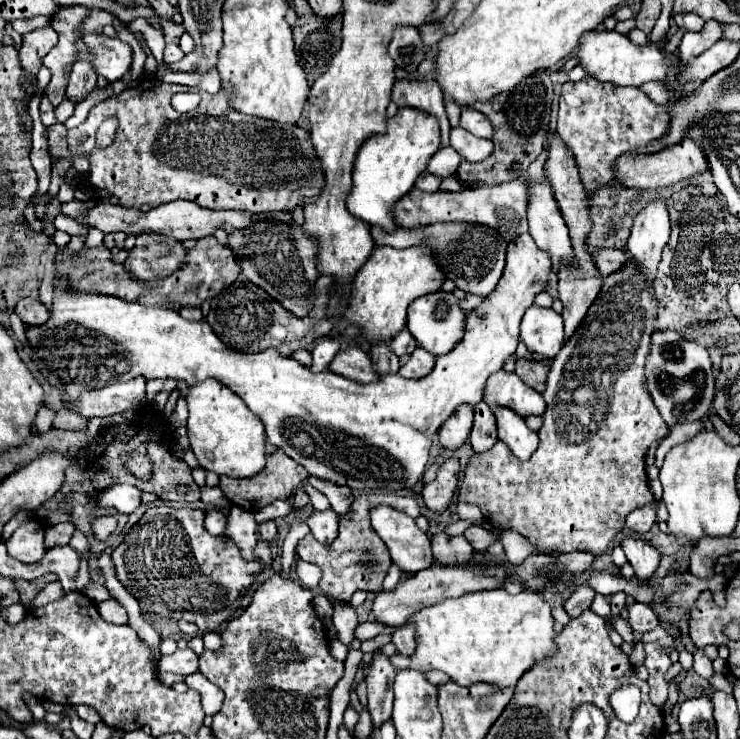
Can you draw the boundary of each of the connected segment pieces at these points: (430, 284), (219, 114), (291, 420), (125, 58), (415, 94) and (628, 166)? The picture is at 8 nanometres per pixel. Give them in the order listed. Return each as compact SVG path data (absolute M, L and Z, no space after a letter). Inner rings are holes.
M425 241L407 249L373 249L371 257L355 275L349 307L343 317L343 323L357 323L363 329L365 341L361 343L361 347L365 351L369 351L369 345L373 341L389 341L405 327L405 315L411 301L441 289L441 285L445 283L445 273L437 265L439 261L435 257L435 247L427 245Z
M147 79L139 87L125 89L117 97L113 95L97 103L89 111L89 117L83 123L83 131L87 133L87 139L83 141L83 151L91 155L91 167L87 173L87 177L91 177L89 189L109 191L113 197L119 199L121 207L141 209L143 205L161 205L177 199L189 199L205 209L237 209L249 213L281 209L293 211L297 203L305 205L307 201L311 201L311 195L319 193L319 189L323 189L325 185L319 159L309 141L309 133L297 125L259 119L231 109L229 87L221 87L217 95L209 95L197 87ZM181 91L193 91L201 95L199 107L189 111L187 115L177 113L171 107L171 95ZM111 117L119 121L115 141L109 147L101 149L95 143L97 129L105 119Z
M519 235L515 241L509 243L507 247L507 263L505 263L505 271L503 271L503 277L497 285L497 289L487 297L487 301L483 301L475 311L471 311L467 315L467 327L465 327L465 335L461 339L461 343L449 351L447 355L439 355L437 357L437 363L433 367L433 371L421 379L403 379L401 375L387 375L387 377L381 377L379 381L375 383L357 383L357 381L351 381L343 375L337 375L333 371L321 371L321 373L311 373L309 367L303 367L299 365L297 361L293 361L291 357L281 357L275 349L267 349L263 353L253 353L253 355L247 355L247 353L237 353L237 351L231 351L227 349L213 333L213 329L209 327L207 321L187 321L183 319L177 311L171 311L171 309L165 309L165 307L147 307L143 303L129 303L125 299L119 299L119 297L113 297L113 295L101 295L101 293L75 293L71 289L67 289L67 281L57 281L55 283L55 295L53 295L53 307L49 311L49 321L43 323L43 325L27 325L27 349L29 349L29 355L31 355L31 361L37 365L39 373L55 387L59 387L63 393L67 393L69 397L79 397L81 393L85 391L95 391L95 389L103 389L105 385L109 383L117 383L117 381L129 381L137 375L143 375L145 379L185 379L187 385L195 385L197 381L203 381L207 377L215 377L217 381L221 381L223 385L227 385L231 391L235 391L245 403L247 407L263 421L265 425L265 433L267 433L267 439L271 445L283 449L287 455L291 455L299 465L303 465L309 475L313 477L319 477L319 479L327 479L327 481L333 481L337 485L347 485L351 489L389 489L389 491L397 491L397 489L413 489L421 483L423 479L423 471L427 467L427 459L429 459L429 447L431 447L431 441L433 441L433 435L435 431L443 425L443 421L463 403L467 405L477 405L483 397L483 387L485 387L485 381L491 373L499 371L505 363L507 357L511 357L517 349L517 343L519 343L519 323L521 323L521 317L525 313L525 309L529 305L533 305L533 297L545 289L545 283L549 281L549 271L551 271L551 259L547 253L543 253L535 241L529 237L529 235Z
M83 33L83 39L89 49L95 49L93 67L109 83L119 81L131 69L131 63L133 63L131 45L123 43L117 37L111 39L97 33Z
M397 81L391 99L397 107L413 107L433 115L441 127L441 147L449 145L449 121L445 115L443 93L435 81Z
M689 137L683 139L679 145L667 147L659 153L651 153L645 157L623 155L615 161L615 177L619 179L619 183L623 183L625 187L631 187L639 193L655 191L659 187L669 187L681 179L689 179L689 177L695 177L695 175L705 173L705 171L709 171L707 155L699 149L699 145L695 145L695 141L689 141Z

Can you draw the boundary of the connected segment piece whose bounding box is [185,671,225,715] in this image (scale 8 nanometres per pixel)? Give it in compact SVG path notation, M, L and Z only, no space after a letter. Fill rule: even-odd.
M199 671L187 675L185 683L187 683L189 689L193 689L201 695L201 705L203 705L203 711L207 715L215 715L221 709L221 703L223 703L223 697L225 697L223 691L217 685L213 685L207 677L203 677Z

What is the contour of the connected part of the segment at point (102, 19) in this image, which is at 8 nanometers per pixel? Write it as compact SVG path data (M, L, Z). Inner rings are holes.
M93 7L93 9L89 9L89 15L83 19L81 25L83 25L85 31L97 31L99 27L111 25L111 23L113 23L113 17L107 11Z

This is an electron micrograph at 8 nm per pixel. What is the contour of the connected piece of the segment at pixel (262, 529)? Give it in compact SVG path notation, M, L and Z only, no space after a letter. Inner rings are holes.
M267 521L267 523L261 523L259 525L259 539L265 541L265 543L271 543L277 535L277 527L273 521Z

